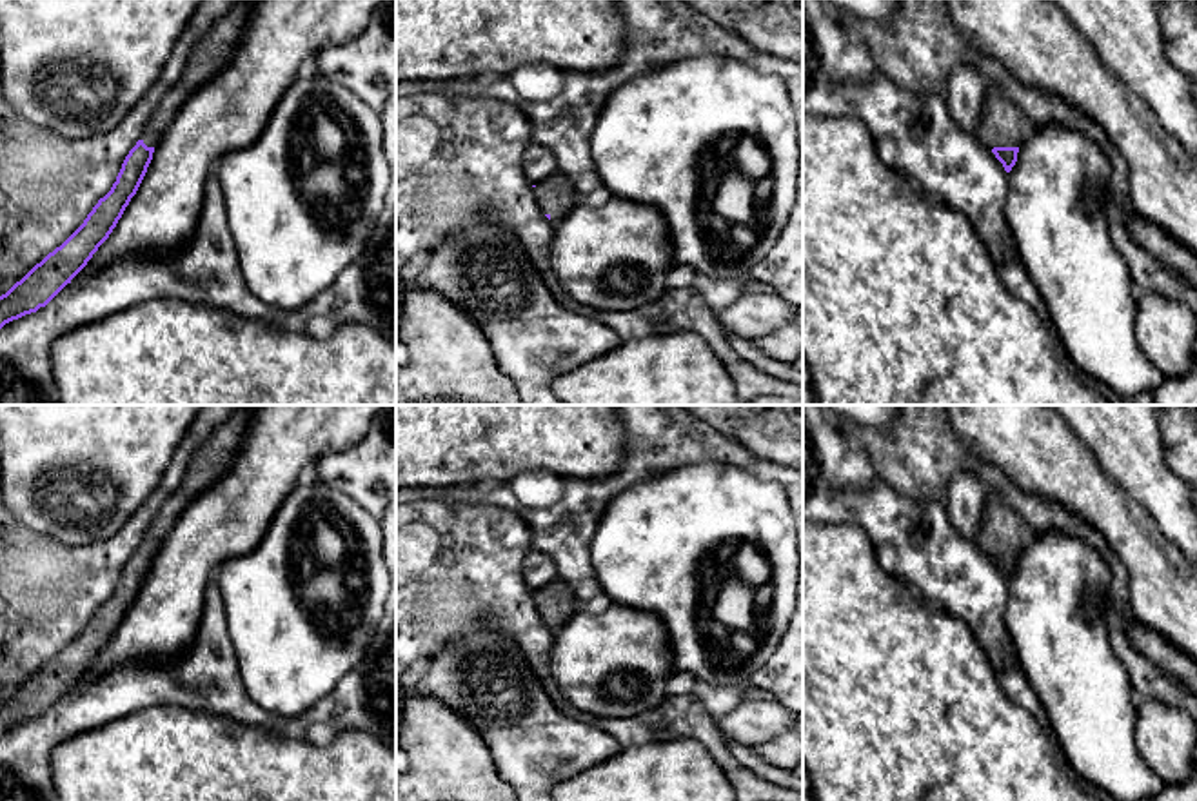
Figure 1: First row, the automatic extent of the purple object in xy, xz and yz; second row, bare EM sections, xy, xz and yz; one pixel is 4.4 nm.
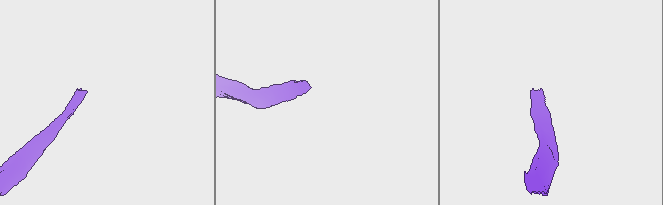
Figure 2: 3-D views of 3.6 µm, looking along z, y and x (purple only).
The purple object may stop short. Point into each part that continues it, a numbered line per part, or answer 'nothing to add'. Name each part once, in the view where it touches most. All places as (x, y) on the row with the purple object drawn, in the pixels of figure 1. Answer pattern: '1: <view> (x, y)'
1: yz (1001, 124)

